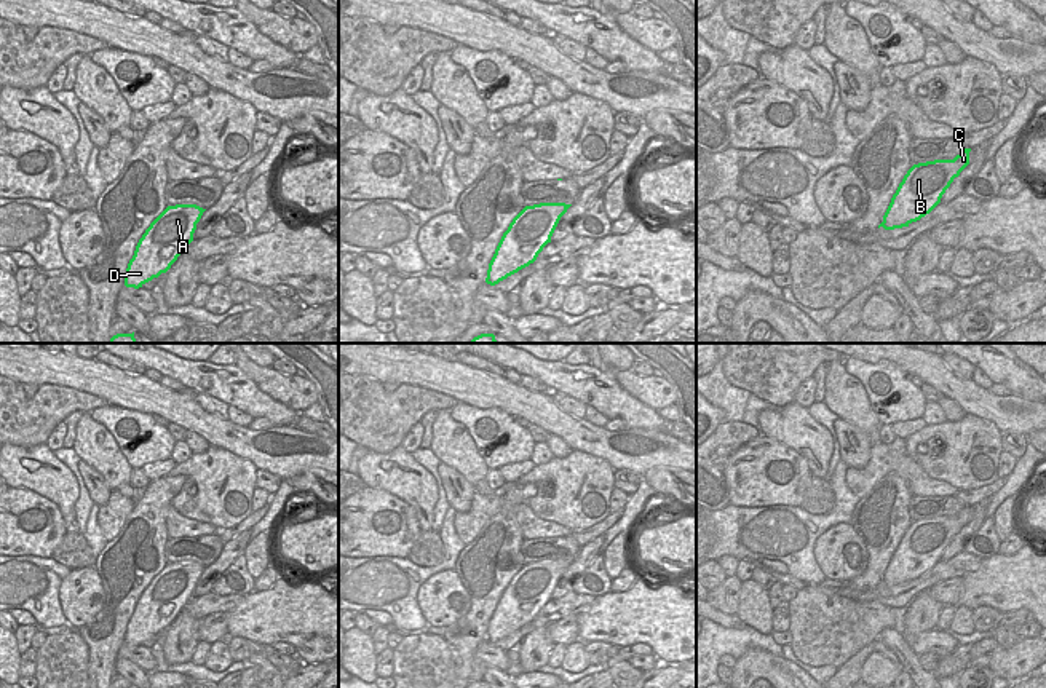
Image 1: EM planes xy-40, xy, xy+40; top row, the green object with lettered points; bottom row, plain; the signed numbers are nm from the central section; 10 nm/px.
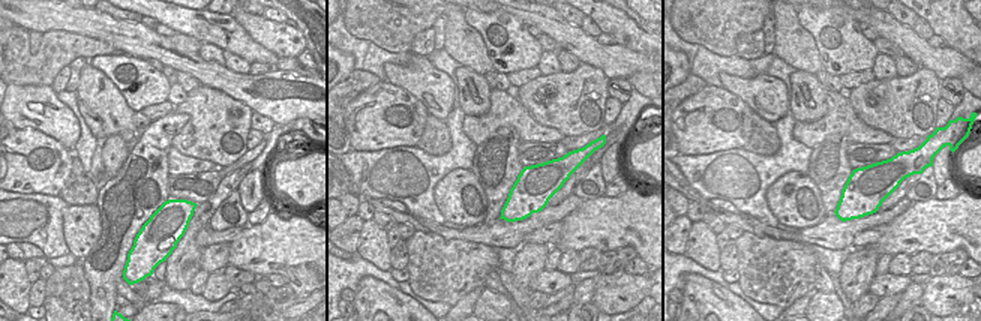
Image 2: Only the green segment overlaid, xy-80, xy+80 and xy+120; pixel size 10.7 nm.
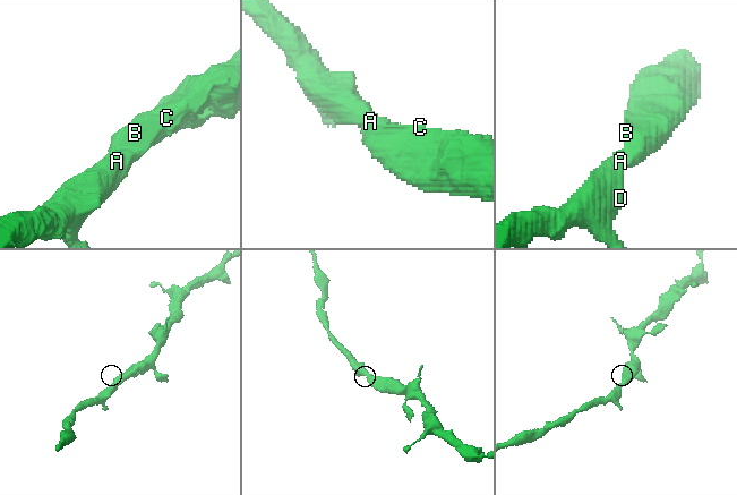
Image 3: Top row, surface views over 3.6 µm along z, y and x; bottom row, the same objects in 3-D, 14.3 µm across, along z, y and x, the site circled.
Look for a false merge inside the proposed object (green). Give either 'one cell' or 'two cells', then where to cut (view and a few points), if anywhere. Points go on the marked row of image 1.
one cell; cut none

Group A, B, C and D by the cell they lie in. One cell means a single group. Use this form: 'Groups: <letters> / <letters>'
Groups: A B C D.

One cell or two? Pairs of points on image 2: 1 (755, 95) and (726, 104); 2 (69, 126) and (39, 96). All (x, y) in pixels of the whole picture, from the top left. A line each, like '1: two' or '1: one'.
1: one
2: one

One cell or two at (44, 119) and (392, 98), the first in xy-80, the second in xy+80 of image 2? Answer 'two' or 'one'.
one

